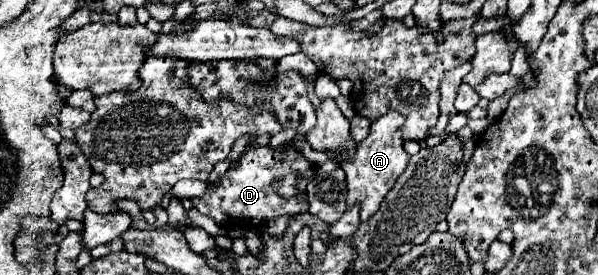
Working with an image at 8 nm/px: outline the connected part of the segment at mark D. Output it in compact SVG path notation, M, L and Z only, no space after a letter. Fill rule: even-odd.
M256 145L248 149L234 167L230 167L220 179L214 189L206 189L202 197L192 197L190 201L200 213L206 213L212 217L218 225L250 225L250 227L260 227L266 221L272 221L280 215L296 215L308 211L308 201L306 201L306 185L314 179L316 167L302 155L296 153L296 157L284 157L284 159L274 159L276 149L270 145ZM292 161L296 161L296 173L300 181L296 183L296 197L282 197L280 193L274 191L274 183L290 173Z

